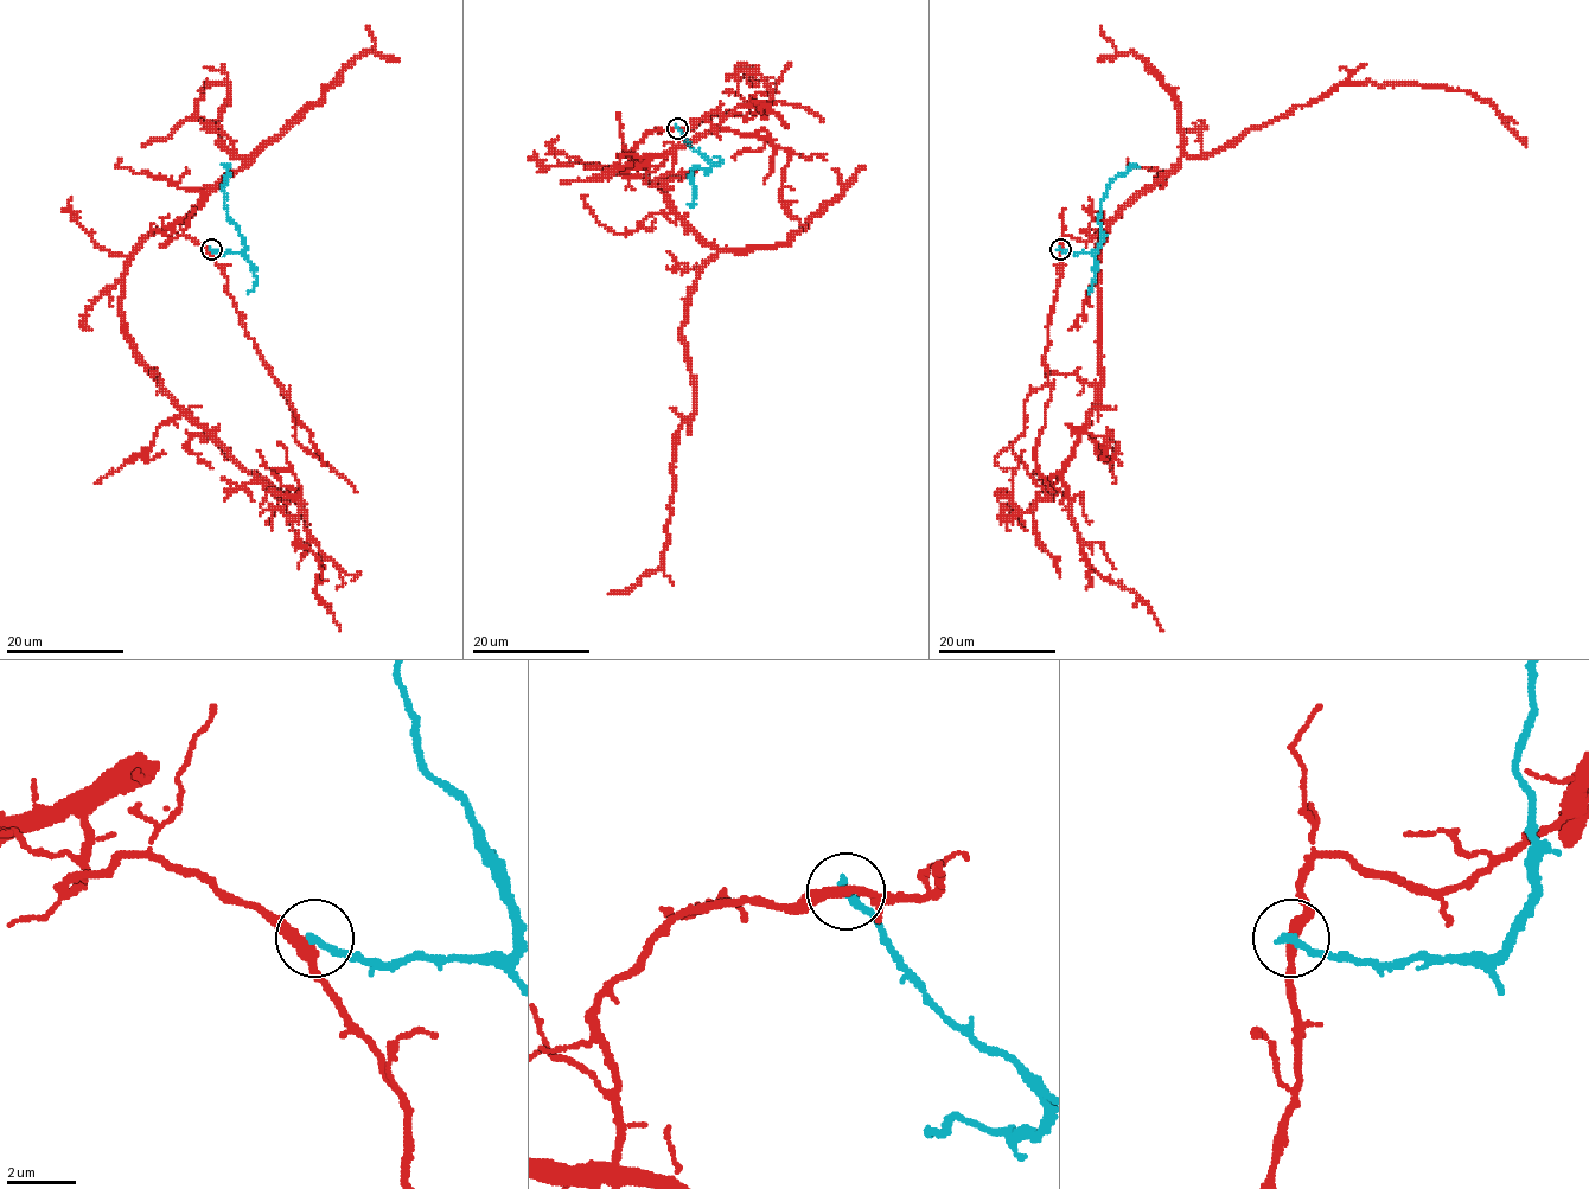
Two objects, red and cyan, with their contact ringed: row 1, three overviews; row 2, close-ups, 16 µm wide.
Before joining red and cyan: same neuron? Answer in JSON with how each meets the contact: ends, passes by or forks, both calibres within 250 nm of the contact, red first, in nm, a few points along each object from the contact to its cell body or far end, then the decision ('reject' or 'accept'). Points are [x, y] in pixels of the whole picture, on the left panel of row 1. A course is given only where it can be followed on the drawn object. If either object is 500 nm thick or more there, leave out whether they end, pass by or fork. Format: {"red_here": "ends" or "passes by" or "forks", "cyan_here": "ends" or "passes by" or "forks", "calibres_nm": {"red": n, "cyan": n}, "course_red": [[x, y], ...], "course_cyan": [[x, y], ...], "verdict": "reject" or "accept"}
{"red_here": "passes by", "cyan_here": "ends", "calibres_nm": {"red": 320, "cyan": 240}, "course_red": [[210, 249], [168, 240], [250, 158], [214, 125], [228, 85], [204, 85], [191, 116], [142, 146]], "course_cyan": [[210, 249], [222, 254], [244, 250], [243, 236], [229, 219], [223, 185], [228, 165], [222, 165]], "verdict": "reject"}

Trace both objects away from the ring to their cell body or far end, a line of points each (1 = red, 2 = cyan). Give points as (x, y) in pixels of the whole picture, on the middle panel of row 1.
1: (676, 128), (651, 129), (635, 158), (716, 249), (680, 332), (694, 406), (674, 447), (663, 563), (608, 593)
2: (676, 128), (710, 164), (709, 170), (691, 170), (694, 199), (688, 203)

